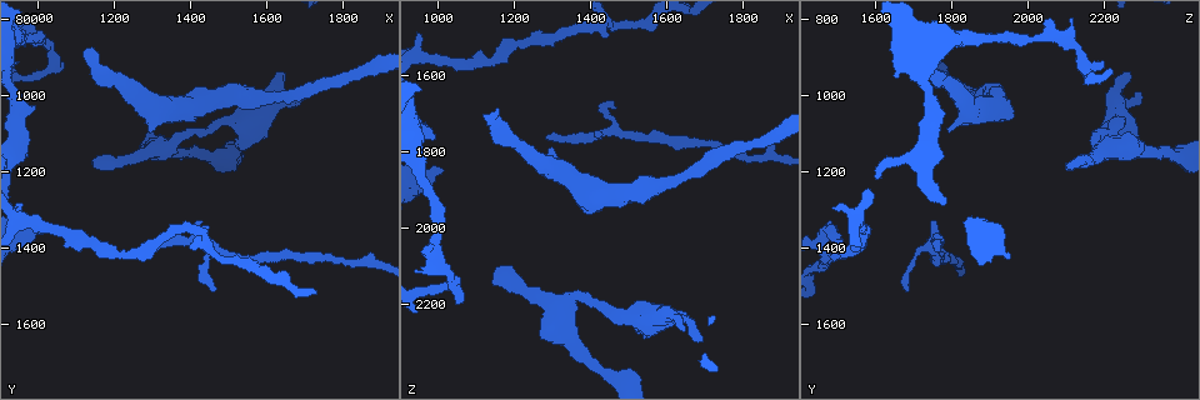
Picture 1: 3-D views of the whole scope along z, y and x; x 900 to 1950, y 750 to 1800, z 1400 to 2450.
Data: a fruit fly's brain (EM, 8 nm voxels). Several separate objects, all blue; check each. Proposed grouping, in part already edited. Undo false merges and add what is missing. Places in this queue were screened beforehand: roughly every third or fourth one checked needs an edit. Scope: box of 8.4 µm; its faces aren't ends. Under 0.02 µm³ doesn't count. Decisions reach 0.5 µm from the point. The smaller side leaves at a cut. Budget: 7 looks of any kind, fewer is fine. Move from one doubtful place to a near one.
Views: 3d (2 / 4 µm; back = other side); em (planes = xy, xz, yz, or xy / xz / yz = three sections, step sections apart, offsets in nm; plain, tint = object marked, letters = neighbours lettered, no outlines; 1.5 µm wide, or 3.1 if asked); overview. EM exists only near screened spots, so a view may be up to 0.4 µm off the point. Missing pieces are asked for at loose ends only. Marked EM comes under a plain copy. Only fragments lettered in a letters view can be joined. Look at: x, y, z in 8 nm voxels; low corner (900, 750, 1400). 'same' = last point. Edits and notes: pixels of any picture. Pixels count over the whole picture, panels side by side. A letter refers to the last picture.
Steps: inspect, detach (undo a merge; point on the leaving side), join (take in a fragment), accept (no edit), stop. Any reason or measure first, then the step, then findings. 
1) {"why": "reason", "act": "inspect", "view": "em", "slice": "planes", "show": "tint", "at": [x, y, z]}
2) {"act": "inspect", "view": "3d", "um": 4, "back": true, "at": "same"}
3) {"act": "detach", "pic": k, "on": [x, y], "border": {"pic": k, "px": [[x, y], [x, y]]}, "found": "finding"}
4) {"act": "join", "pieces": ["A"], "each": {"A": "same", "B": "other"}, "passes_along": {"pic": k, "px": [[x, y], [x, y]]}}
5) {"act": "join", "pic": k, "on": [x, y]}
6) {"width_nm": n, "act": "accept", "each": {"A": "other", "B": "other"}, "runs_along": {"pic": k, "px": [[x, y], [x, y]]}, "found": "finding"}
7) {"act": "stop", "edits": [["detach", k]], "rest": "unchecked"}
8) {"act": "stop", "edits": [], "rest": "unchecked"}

{"why": "branch stops here", "act": "inspect", "view": "3d", "um": 2, "at": [1120, 885, 1710]}

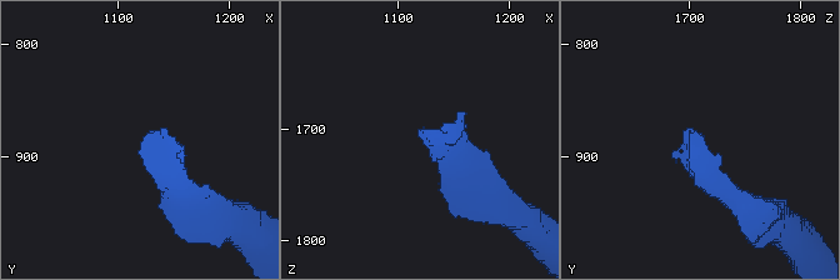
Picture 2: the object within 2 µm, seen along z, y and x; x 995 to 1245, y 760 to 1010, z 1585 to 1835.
{"act": "inspect", "view": "em", "slice": "xz", "step": 8, "show": "letters", "at": [1124, 878, 1704]}

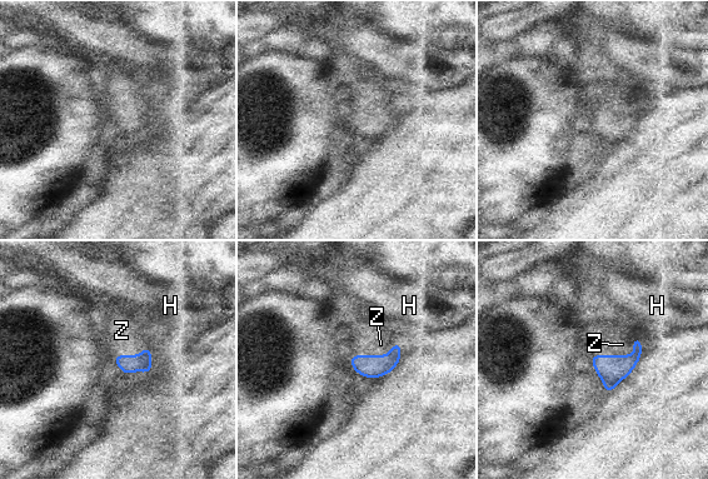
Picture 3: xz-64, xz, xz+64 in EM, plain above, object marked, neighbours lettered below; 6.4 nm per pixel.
{"act": "join", "pieces": ["Z"], "each": {"H": "other", "Z": "same"}, "passes_along": {"pic": 3, "px": [[612, 369], [622, 355], [622, 344]]}, "found": "the cell continues"}

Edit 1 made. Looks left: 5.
{"act": "inspect", "view": "overview"}

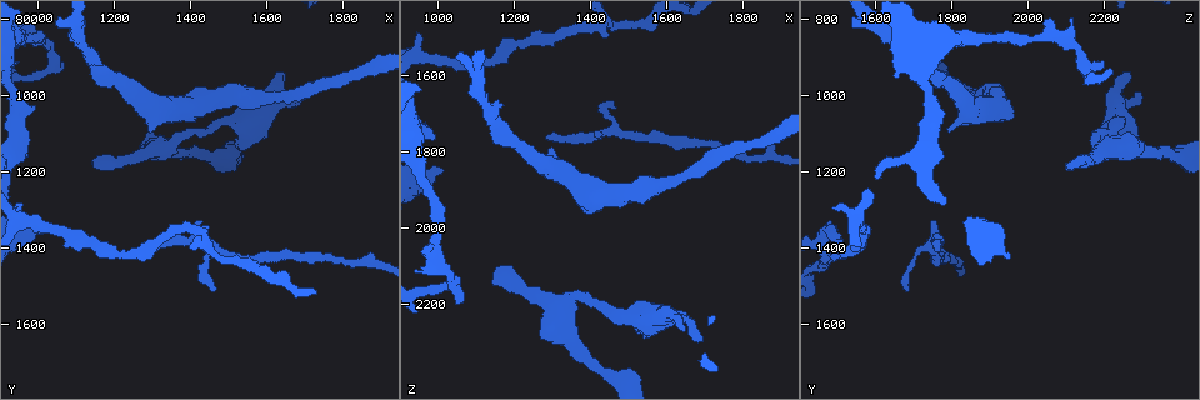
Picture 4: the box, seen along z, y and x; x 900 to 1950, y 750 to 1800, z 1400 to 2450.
{"act": "inspect", "view": "3d", "um": 2, "at": [1160, 1190, 2110]}

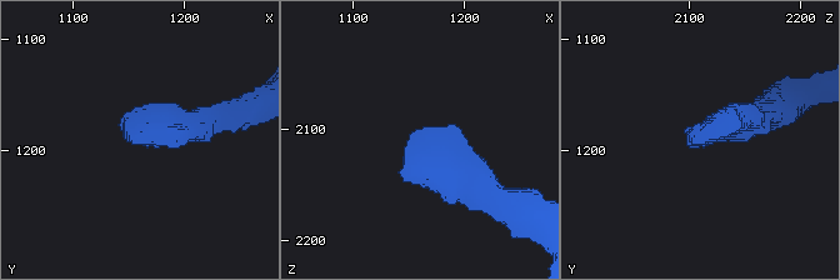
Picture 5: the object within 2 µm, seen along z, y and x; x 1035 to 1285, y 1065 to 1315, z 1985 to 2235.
{"why": "shape alone is not enough", "act": "inspect", "view": "em", "slice": "planes", "show": "letters", "at": [1154, 1190, 2106]}

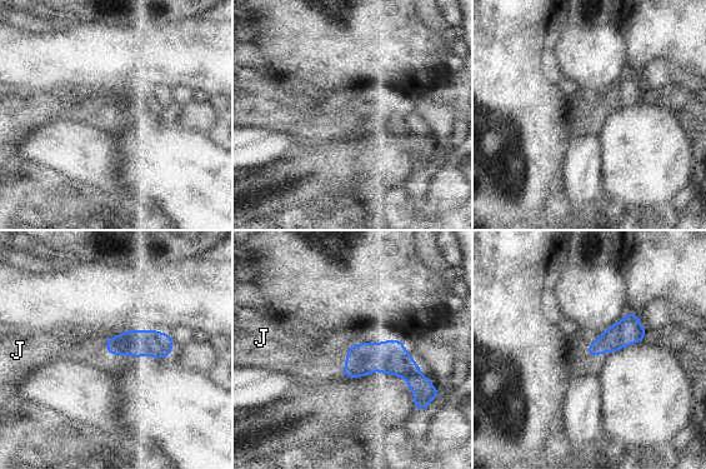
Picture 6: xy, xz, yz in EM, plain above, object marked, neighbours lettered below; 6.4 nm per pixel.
{"act": "join", "pieces": ["J"], "each": {"J": "same"}, "passes_along": {"pic": 6, "px": [[361, 359], [346, 359], [310, 362]]}, "found": "it goes on there"}

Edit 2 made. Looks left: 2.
{"why": "tapers out", "act": "inspect", "view": "3d", "um": 4, "at": [1465, 1520, 1690]}

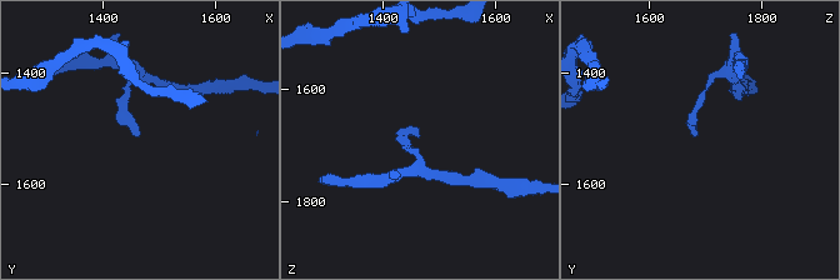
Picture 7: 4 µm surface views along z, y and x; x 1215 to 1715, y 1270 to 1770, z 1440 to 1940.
{"why": "need the tissue", "act": "inspect", "view": "em", "slice": "planes", "show": "letters", "at": [1465, 1515, 1685]}

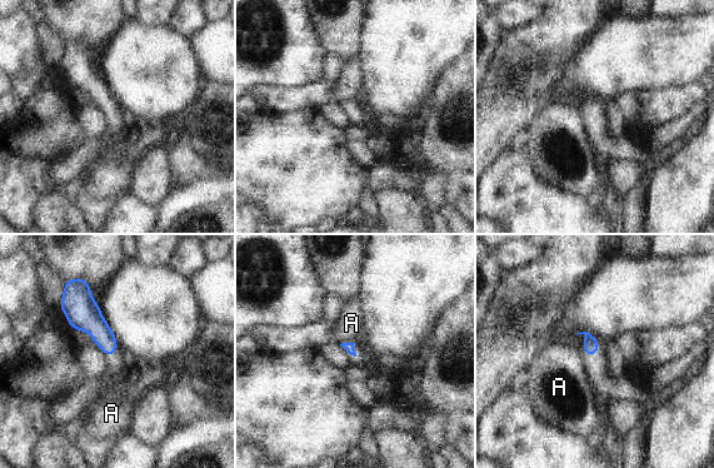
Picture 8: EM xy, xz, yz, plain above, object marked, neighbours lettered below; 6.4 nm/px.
{"act": "accept", "each": {"A": "other"}, "border": {"pic": 8, "px": [[353, 342], [343, 342], [340, 344]]}, "found": "no lettered fragment goes on from it"}

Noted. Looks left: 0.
{"act": "stop", "edits": [["join", 3], ["join", 6]], "rest": "unchecked"}

